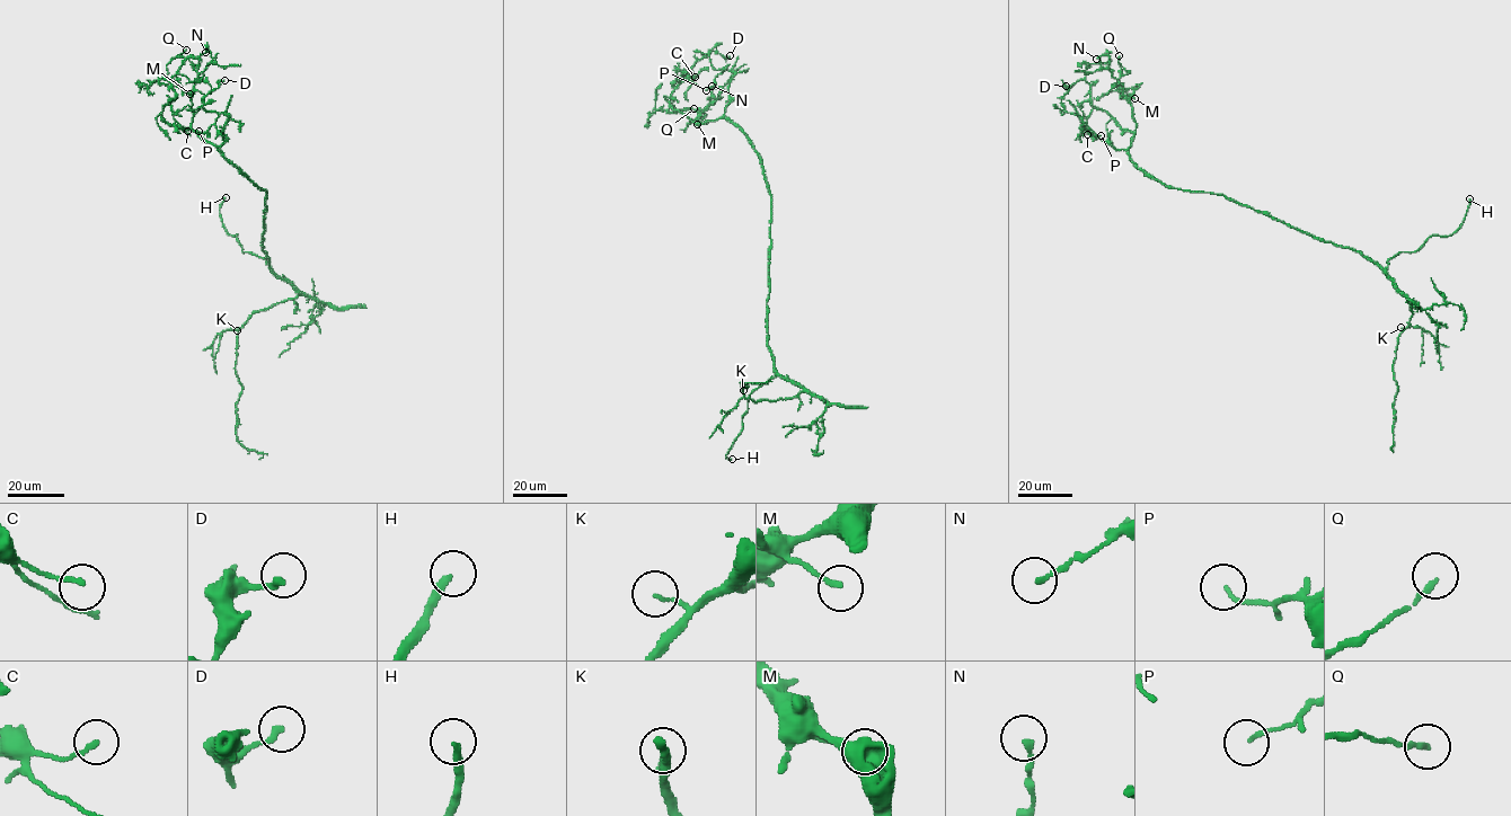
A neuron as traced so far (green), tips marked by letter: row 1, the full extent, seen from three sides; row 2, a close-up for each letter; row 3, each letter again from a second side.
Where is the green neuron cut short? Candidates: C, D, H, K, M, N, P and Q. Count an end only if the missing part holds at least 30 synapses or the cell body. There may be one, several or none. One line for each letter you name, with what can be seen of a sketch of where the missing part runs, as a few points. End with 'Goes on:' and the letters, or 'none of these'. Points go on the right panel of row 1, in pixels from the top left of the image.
H: (1469, 198), (1469, 179), (1492, 160), (1492, 151)
Goes on: H

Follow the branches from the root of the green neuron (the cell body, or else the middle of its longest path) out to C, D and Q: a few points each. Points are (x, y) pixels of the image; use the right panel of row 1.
C: (1291, 227), (1221, 194), (1168, 188), (1146, 175), (1128, 152), (1133, 133), (1104, 111), (1094, 107), (1087, 134)
D: (1291, 227), (1221, 194), (1168, 188), (1146, 175), (1124, 149), (1065, 111), (1066, 86)
Q: (1291, 227), (1221, 194), (1168, 188), (1142, 171), (1128, 152), (1136, 121), (1132, 105), (1120, 97), (1119, 55)

